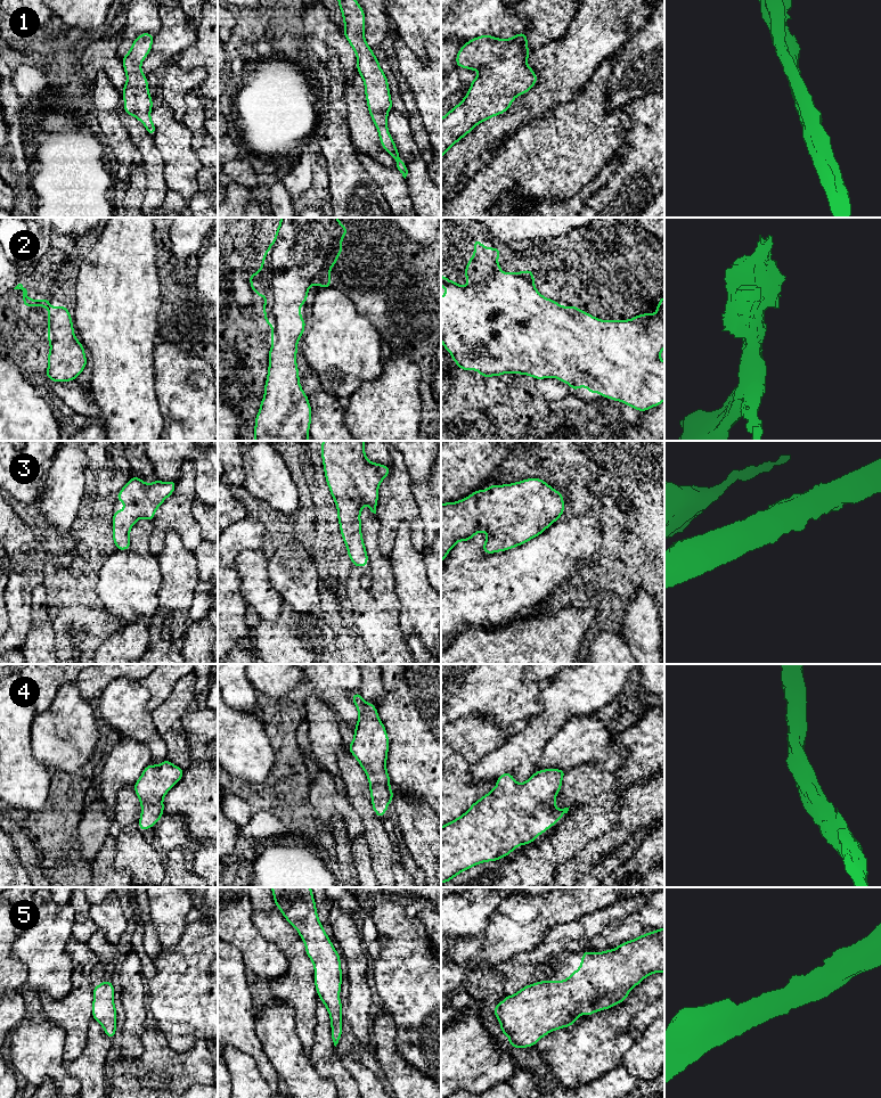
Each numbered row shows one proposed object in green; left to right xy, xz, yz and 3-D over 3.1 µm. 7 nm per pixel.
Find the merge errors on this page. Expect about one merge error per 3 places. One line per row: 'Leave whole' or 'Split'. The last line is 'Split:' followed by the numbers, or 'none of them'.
1: Leave whole
2: Leave whole
3: Leave whole
4: Leave whole
5: Leave whole
Split: none of them

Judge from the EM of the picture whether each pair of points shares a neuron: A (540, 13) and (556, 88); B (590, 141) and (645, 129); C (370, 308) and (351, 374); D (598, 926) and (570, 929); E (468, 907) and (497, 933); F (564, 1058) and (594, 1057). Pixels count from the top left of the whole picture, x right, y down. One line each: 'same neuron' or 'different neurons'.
A: different neurons
B: different neurons
C: different neurons
D: same neuron
E: different neurons
F: same neuron

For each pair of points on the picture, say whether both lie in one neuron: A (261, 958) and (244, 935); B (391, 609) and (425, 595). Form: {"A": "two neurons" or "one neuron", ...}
{"A": "one neuron", "B": "two neurons"}

